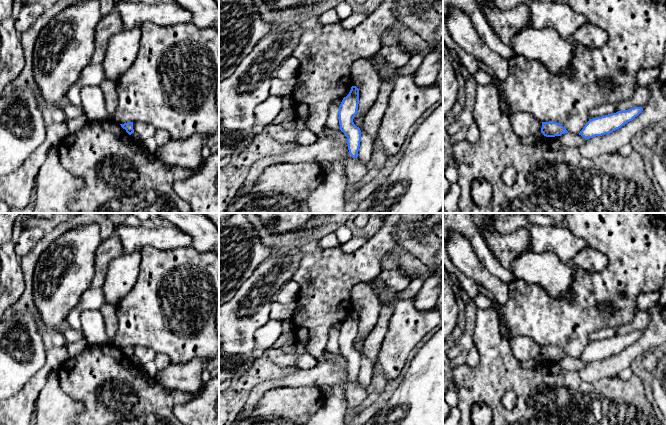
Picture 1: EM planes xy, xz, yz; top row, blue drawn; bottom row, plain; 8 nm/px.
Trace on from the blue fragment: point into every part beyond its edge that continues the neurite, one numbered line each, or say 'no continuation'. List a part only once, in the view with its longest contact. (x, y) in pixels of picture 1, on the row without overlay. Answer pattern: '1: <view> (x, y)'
no continuation

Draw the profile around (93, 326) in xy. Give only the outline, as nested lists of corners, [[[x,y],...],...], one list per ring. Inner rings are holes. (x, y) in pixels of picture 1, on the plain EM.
[[[85,309],[81,313],[81,325],[84,338],[90,345],[104,345],[108,343],[105,322],[99,309]]]

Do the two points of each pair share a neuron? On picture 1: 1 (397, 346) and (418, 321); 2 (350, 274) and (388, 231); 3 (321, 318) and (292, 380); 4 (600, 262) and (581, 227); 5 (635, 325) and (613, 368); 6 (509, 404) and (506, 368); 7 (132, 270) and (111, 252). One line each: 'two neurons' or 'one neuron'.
1: one neuron
2: one neuron
3: two neurons
4: two neurons
5: two neurons
6: two neurons
7: two neurons

